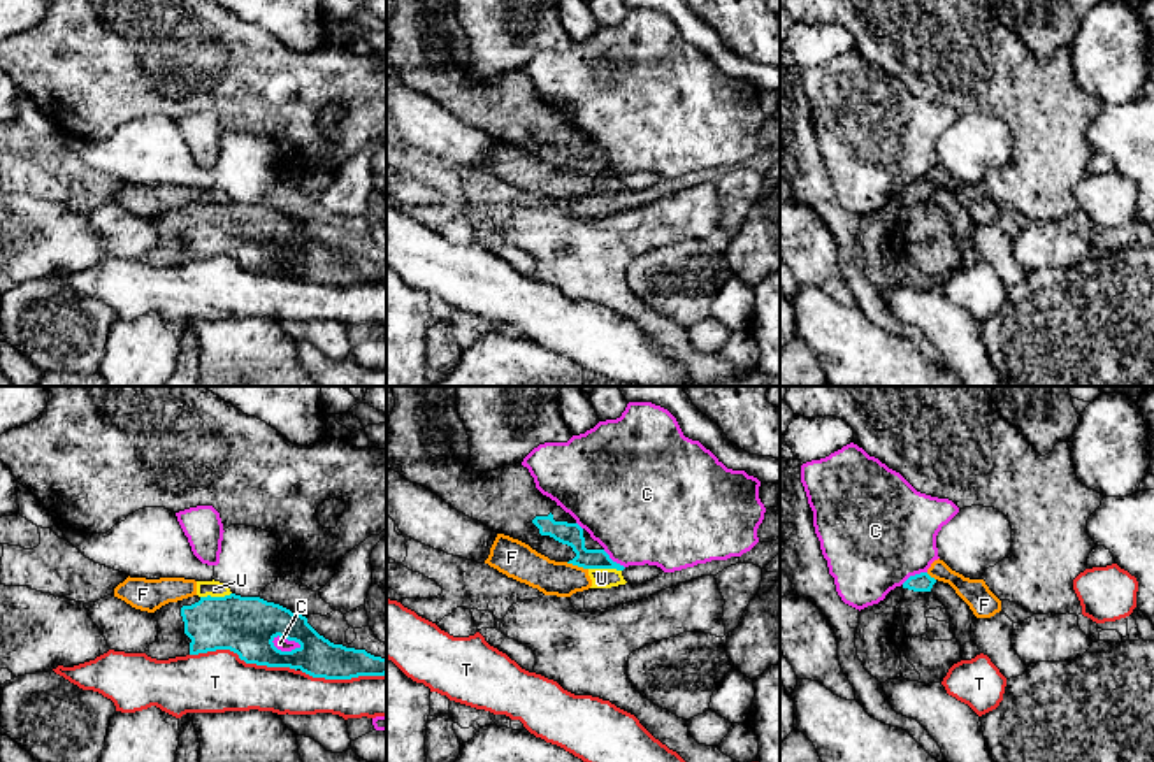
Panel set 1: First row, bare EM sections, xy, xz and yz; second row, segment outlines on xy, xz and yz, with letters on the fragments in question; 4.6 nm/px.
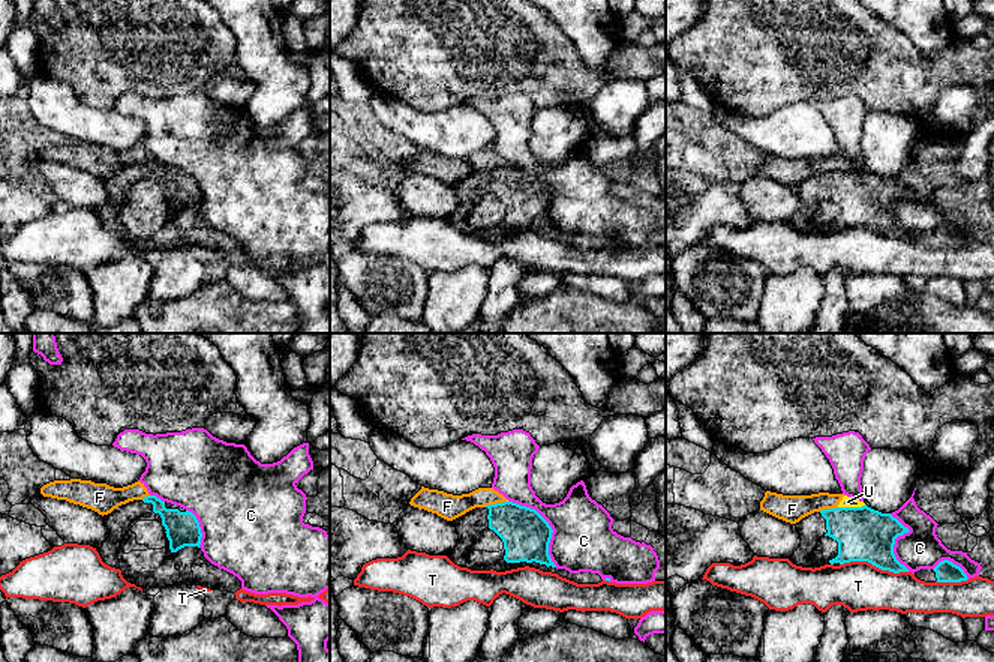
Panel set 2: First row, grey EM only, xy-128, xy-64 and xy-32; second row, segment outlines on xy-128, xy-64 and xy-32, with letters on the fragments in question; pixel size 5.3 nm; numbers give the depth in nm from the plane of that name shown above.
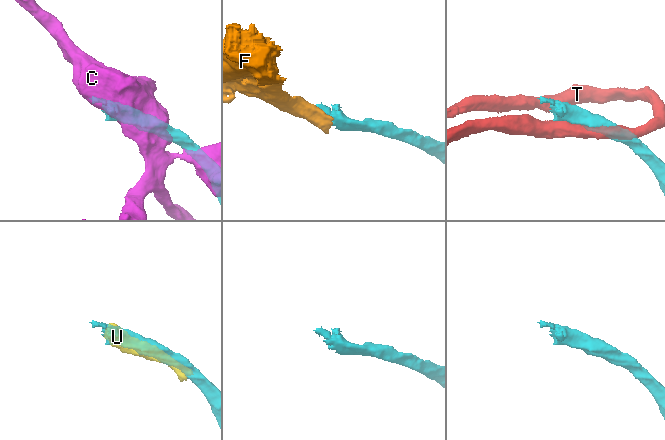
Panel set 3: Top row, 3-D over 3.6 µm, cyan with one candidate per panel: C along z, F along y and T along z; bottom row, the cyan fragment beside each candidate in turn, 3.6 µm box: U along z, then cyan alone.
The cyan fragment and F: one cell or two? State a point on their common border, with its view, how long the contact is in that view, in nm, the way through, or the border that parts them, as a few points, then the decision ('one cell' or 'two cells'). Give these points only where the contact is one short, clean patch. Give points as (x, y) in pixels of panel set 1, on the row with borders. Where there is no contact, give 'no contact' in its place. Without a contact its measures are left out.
meets cyan in xz at (576, 564); contact 110 nm long; border along xz (566, 562), (587, 569); two cells

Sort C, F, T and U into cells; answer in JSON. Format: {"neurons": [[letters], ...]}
{"neurons": [["C"], ["F", "U"], ["T"]]}

